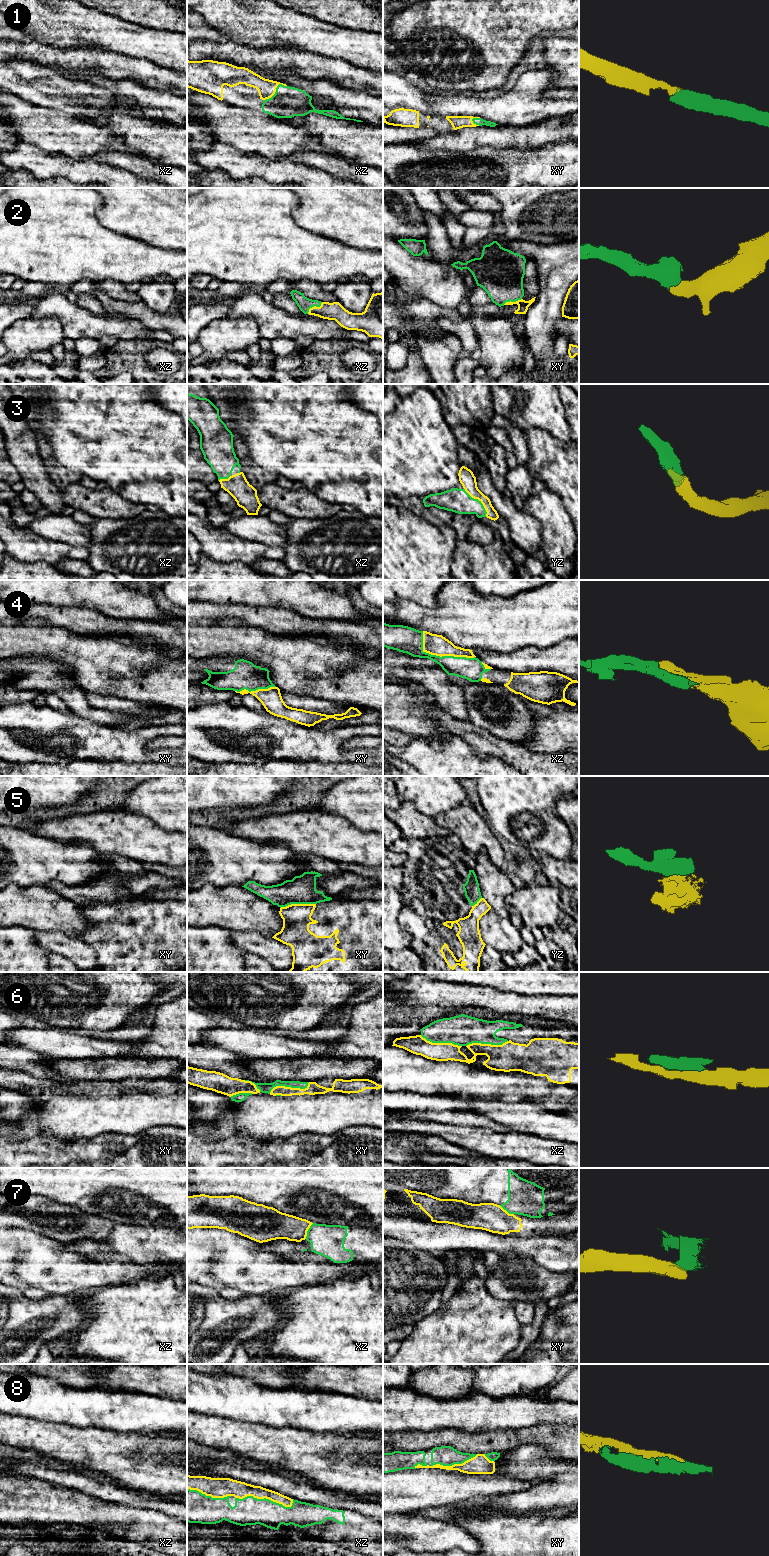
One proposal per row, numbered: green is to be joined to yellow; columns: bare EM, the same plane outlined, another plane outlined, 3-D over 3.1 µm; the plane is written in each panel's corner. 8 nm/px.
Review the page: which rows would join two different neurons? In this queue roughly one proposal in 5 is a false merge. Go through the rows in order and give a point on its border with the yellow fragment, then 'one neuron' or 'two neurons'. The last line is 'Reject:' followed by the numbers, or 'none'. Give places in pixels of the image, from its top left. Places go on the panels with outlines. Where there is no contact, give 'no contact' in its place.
1: meets yellow in xz at (275, 91); one neuron
2: meets yellow in xz at (314, 306); one neuron
3: meets yellow in yz at (479, 500); one neuron
4: meets yellow in xz at (440, 656); one neuron
5: meets yellow in xy at (297, 904); two neurons
6: meets yellow in xy at (289, 1087); one neuron
7: meets yellow in xz at (307, 1230); two neurons
8: meets yellow in xz at (265, 1497); one neuron
Reject: 5, 7

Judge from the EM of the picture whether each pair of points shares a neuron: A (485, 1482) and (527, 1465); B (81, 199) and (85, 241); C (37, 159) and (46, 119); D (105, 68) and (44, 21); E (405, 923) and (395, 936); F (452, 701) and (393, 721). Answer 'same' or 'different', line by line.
A: different
B: same
C: different
D: different
E: different
F: different

